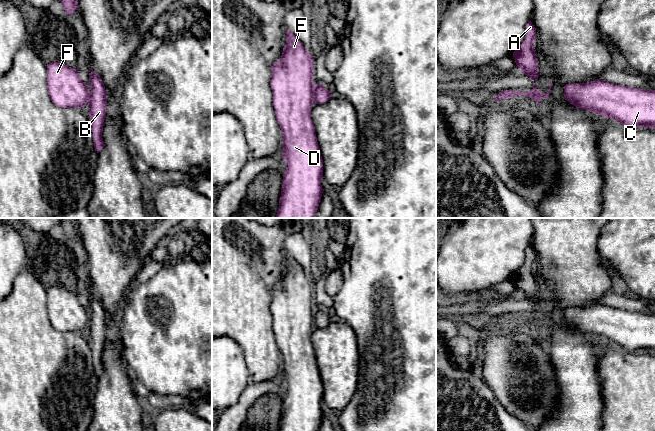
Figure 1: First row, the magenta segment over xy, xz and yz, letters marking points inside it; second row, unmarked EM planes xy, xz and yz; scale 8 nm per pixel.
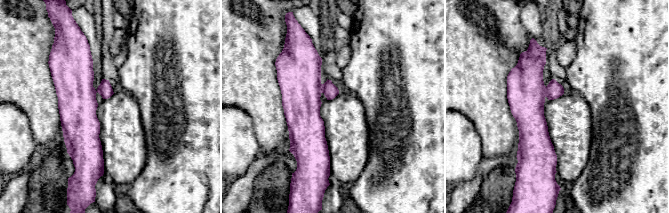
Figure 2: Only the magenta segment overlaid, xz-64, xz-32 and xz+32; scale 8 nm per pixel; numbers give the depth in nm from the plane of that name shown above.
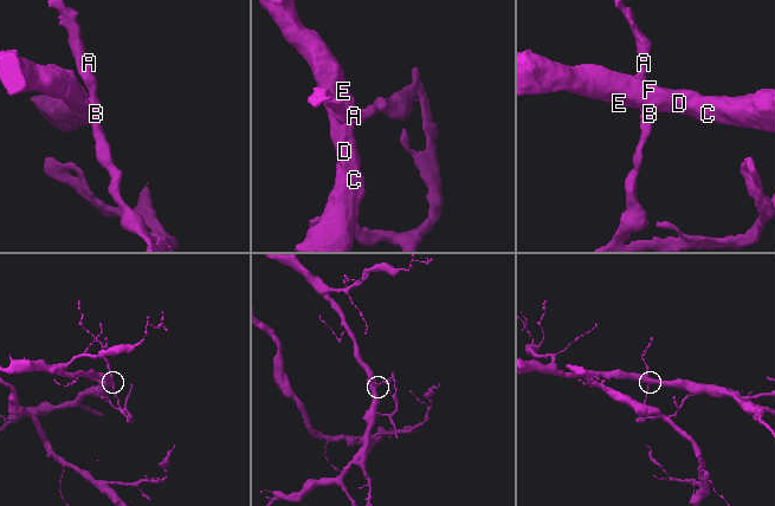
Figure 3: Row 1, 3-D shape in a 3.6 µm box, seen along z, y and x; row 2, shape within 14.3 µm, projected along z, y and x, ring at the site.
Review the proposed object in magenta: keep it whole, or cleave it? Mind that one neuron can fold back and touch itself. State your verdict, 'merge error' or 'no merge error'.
merge error

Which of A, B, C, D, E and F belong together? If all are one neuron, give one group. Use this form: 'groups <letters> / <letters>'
groups A B / C D E F

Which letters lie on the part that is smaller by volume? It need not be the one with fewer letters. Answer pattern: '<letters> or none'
A, B

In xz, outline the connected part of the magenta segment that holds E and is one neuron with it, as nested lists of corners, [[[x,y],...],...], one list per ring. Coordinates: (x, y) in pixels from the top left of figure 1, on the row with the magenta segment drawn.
[[[289,29],[286,30],[286,45],[283,48],[281,58],[271,66],[271,70],[270,86],[273,93],[273,106],[283,136],[281,157],[287,166],[286,172],[283,174],[281,196],[275,218],[315,218],[324,189],[321,185],[323,159],[315,134],[315,126],[311,120],[314,101],[314,61],[313,55],[305,50],[303,43]]]

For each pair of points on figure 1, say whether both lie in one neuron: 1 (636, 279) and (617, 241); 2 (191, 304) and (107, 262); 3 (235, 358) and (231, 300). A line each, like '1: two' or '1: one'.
1: one
2: two
3: two

